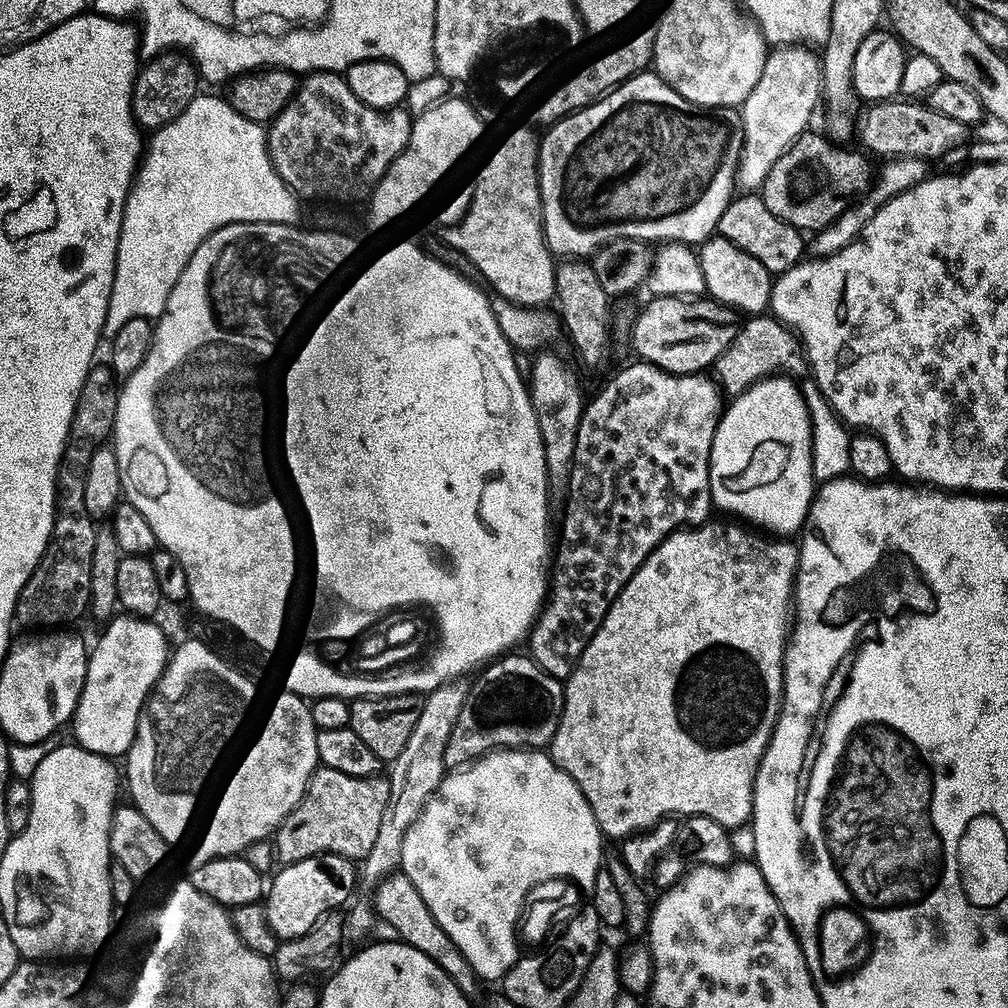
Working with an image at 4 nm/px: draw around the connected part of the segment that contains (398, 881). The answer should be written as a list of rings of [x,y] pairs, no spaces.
[[[396,874],[377,887],[374,895],[376,895],[374,906],[379,917],[381,919],[383,917],[385,922],[400,935],[397,937],[414,950],[426,954],[426,958],[430,958],[430,962],[438,965],[460,987],[462,994],[468,997],[469,1001],[476,1002],[480,996],[480,987],[482,987],[480,977],[472,969],[470,962],[466,962],[462,950],[458,950],[458,946],[454,946],[454,938],[450,938],[450,934],[446,934],[446,930],[442,930],[442,926],[438,926],[434,914],[430,914],[430,906],[426,906],[426,902],[422,902],[422,894],[418,894],[414,882],[410,882],[408,876]]]

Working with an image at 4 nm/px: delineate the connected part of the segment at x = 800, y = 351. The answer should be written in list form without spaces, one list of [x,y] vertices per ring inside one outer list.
[[[766,316],[751,319],[748,323],[750,324],[745,328],[741,340],[737,344],[733,343],[726,353],[722,388],[729,397],[739,398],[769,378],[801,378],[800,376],[809,375],[808,358],[800,337],[795,332]]]

